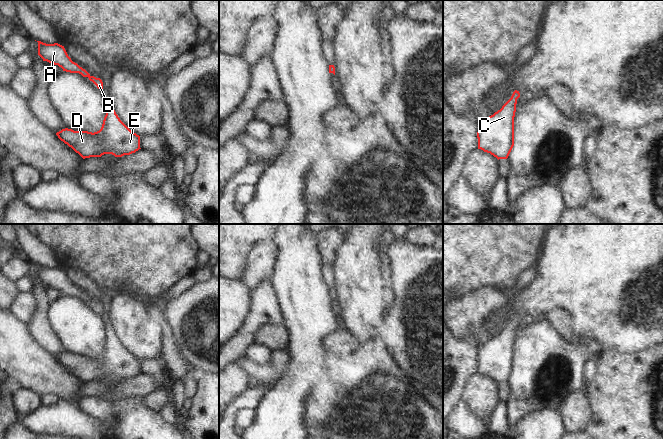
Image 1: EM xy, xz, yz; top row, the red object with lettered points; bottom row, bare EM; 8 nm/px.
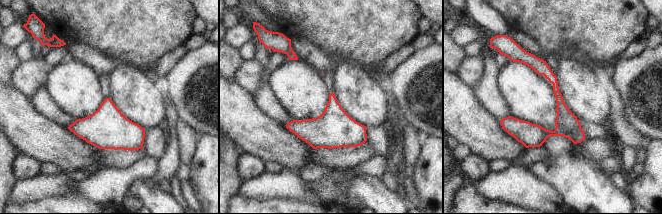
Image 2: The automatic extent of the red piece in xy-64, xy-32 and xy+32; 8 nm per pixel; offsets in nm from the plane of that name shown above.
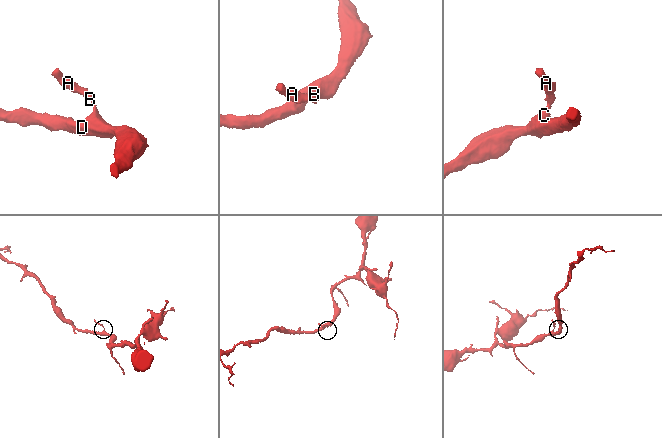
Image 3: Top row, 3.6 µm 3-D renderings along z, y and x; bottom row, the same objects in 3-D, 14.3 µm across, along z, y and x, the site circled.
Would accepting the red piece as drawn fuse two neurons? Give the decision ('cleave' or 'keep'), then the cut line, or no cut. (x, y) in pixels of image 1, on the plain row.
keep; cut none

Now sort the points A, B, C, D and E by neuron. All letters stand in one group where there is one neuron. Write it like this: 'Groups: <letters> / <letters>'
Groups: A B C D E

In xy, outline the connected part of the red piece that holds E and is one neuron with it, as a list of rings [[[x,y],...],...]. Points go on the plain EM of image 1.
[[[109,322],[105,323],[105,336],[102,351],[97,356],[65,352],[56,359],[83,383],[101,381],[104,378],[122,381],[141,373],[140,360],[120,344]]]

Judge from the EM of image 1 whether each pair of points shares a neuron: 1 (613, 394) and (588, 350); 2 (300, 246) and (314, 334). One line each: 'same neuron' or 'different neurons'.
1: different neurons
2: same neuron

